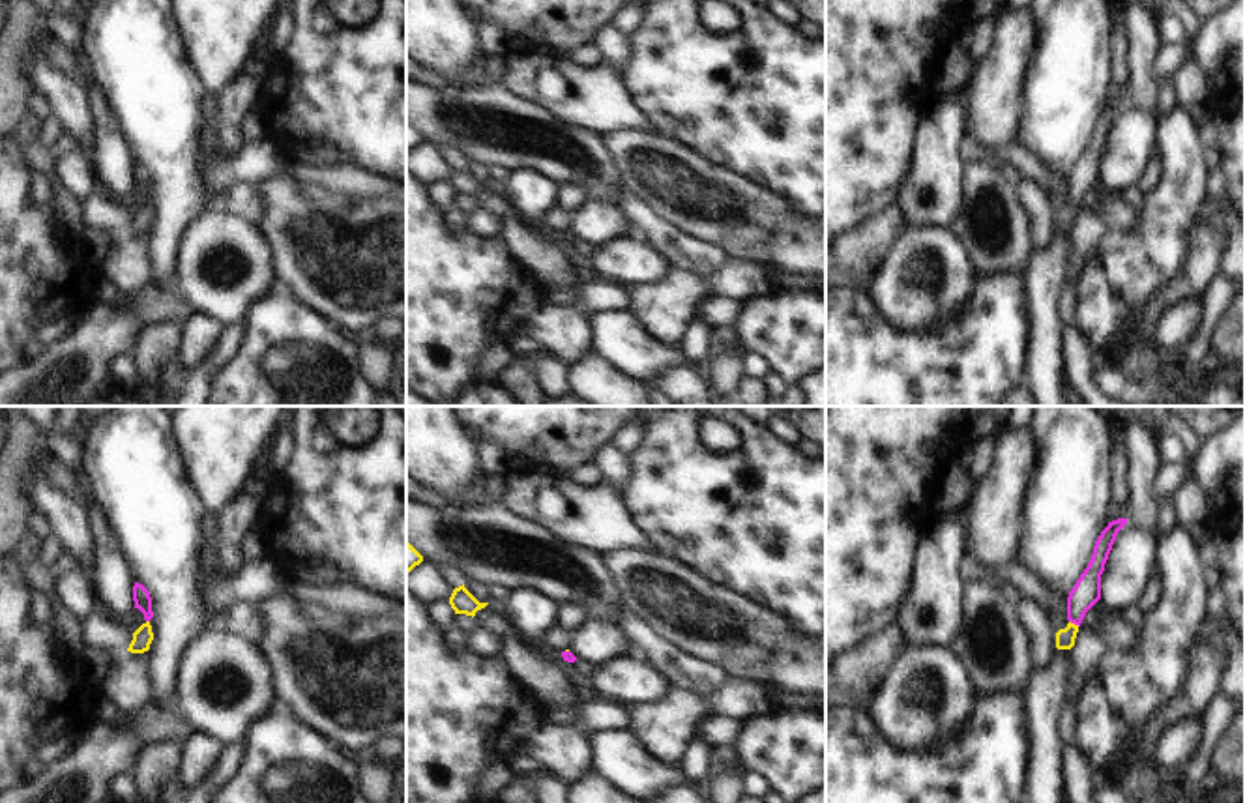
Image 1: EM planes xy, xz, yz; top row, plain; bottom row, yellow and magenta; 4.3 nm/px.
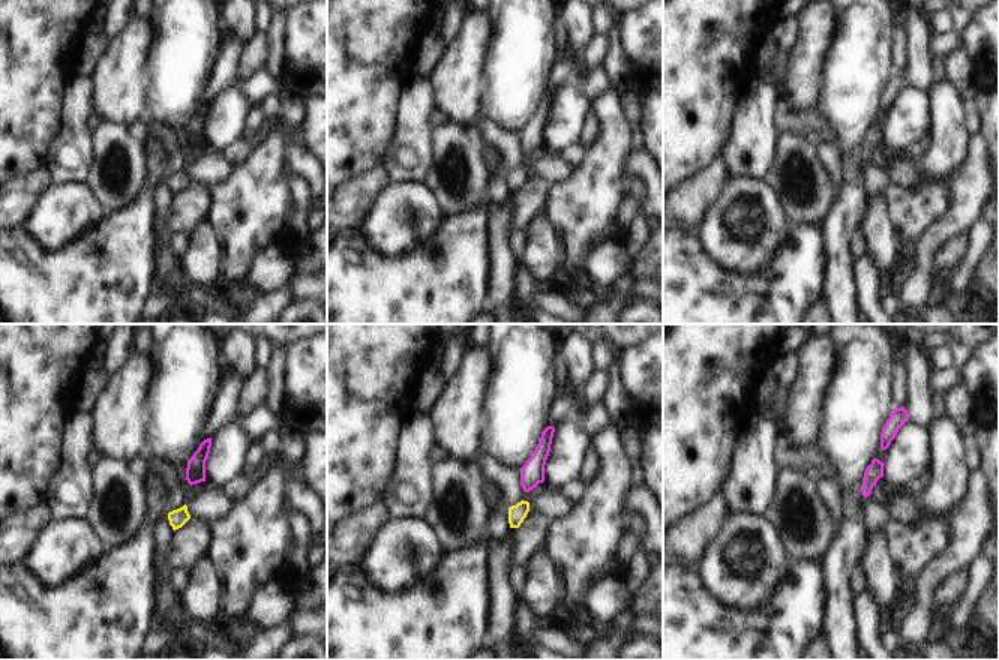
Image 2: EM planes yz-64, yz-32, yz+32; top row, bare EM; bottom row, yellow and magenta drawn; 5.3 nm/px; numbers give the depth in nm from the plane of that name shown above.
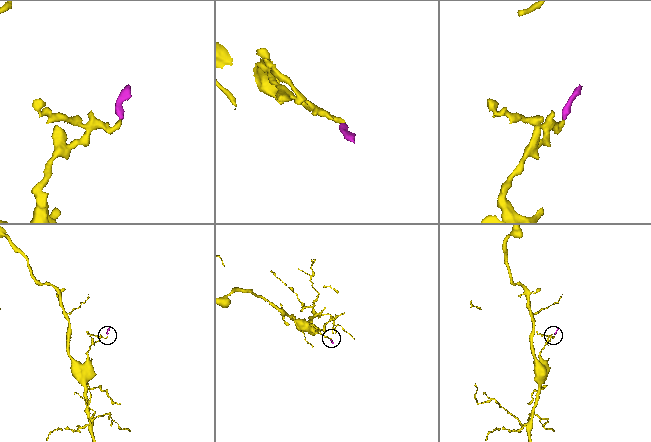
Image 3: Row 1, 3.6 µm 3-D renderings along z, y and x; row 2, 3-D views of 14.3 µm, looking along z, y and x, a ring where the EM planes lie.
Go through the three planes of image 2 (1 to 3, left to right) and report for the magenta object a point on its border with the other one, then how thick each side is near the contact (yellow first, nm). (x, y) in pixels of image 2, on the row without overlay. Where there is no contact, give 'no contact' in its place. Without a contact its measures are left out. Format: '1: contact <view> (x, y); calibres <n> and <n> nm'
1: no contact
2: no contact
3: no contact

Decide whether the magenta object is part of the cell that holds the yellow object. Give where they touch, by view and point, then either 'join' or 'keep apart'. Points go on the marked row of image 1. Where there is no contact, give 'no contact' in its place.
yz (1073, 624) | join

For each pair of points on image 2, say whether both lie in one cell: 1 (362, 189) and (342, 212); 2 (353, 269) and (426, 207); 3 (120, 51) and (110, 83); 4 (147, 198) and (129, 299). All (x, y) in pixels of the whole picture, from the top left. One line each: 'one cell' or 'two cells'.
1: one cell
2: two cells
3: one cell
4: one cell

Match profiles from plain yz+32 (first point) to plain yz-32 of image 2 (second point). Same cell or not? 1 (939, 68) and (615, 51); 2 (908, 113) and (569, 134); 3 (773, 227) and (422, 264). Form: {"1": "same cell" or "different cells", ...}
{"1": "different cells", "2": "same cell", "3": "different cells"}

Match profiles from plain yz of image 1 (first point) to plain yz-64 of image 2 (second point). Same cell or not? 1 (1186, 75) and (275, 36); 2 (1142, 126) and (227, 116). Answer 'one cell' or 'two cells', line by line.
1: one cell
2: one cell

